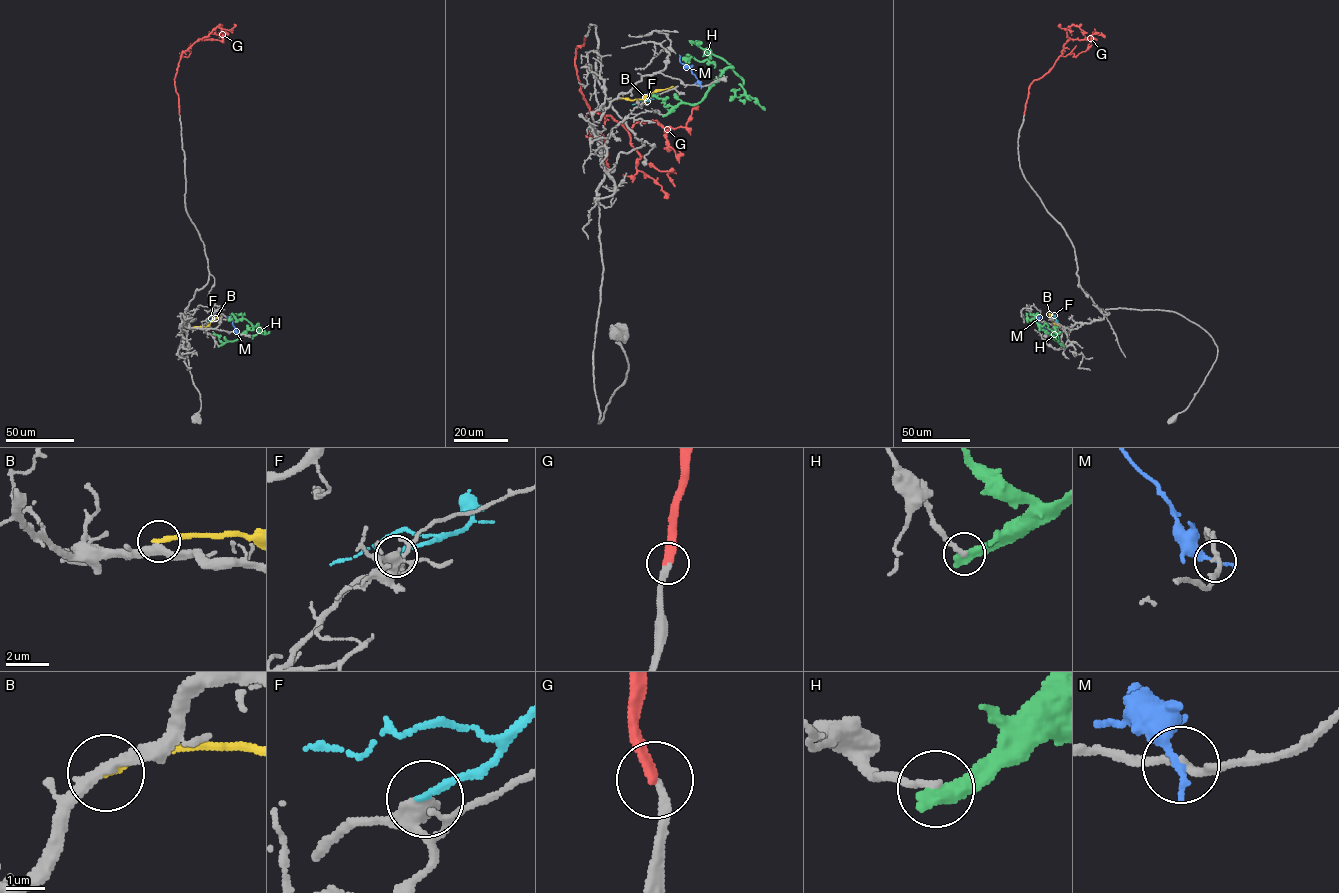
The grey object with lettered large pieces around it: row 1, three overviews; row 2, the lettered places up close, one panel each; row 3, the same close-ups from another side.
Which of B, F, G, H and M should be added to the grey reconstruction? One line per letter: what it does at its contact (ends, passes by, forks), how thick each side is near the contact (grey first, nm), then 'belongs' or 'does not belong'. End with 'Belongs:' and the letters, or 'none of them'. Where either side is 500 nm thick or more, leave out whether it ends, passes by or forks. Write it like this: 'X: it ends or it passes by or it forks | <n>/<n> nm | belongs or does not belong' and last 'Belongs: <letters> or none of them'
B: it ends | 320/240 nm | does not belong
F: it ends | 340/180 nm | belongs
G: it ends | 240/280 nm | belongs
H: it ends | 200/480 nm | does not belong
M: it ends | 200/260 nm | does not belong
Belongs: F, G

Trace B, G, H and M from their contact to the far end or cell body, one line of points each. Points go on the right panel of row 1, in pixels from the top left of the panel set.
B: (1056, 327), (1049, 313)
G: (1024, 115), (1030, 84), (1053, 66), (1070, 39), (1066, 29), (1069, 28), (1061, 28), (1060, 24)
H: (1063, 346), (1049, 334), (1039, 330), (1038, 325), (1046, 323), (1053, 332), (1060, 331)
M: (1048, 333), (1039, 317), (1033, 316)

